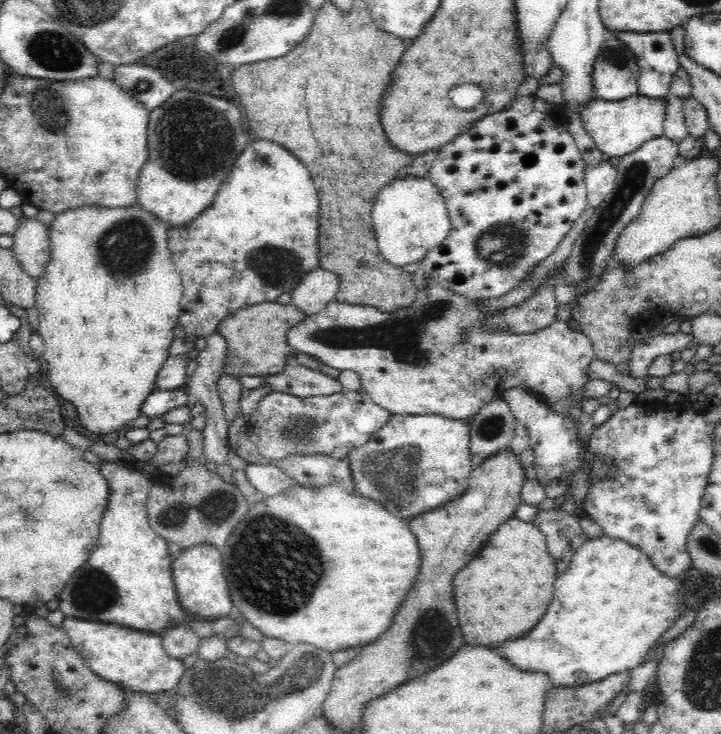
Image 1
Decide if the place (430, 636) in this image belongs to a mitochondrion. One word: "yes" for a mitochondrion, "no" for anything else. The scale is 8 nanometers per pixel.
yes

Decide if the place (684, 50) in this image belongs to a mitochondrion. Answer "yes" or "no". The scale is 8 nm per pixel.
no

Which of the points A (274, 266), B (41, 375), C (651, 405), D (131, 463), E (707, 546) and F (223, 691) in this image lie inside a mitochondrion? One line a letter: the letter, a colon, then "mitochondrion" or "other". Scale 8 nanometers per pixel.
A: mitochondrion
B: other
C: other
D: other
E: mitochondrion
F: mitochondrion

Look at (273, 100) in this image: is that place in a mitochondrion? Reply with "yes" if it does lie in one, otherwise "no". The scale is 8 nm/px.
no

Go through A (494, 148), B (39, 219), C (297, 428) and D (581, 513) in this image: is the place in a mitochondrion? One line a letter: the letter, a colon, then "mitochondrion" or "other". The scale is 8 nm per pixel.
A: other
B: other
C: mitochondrion
D: other

